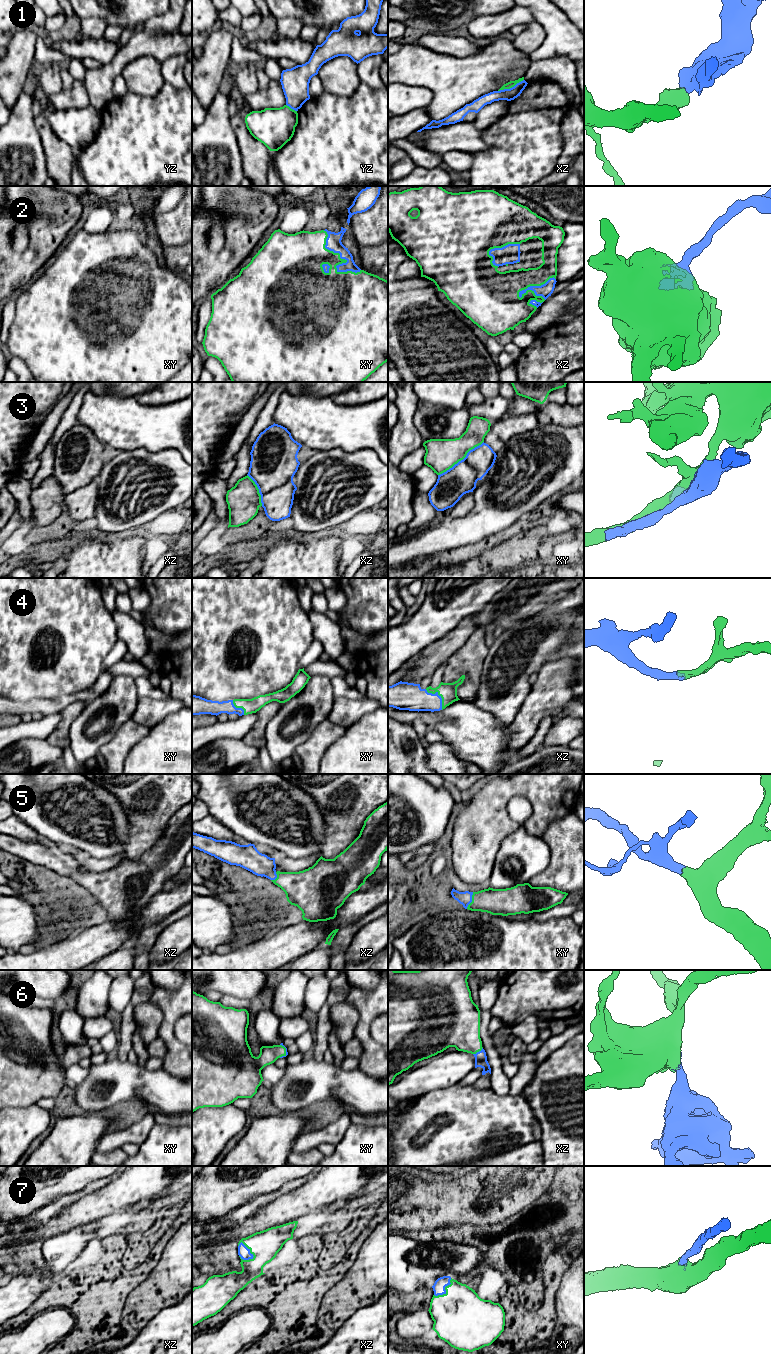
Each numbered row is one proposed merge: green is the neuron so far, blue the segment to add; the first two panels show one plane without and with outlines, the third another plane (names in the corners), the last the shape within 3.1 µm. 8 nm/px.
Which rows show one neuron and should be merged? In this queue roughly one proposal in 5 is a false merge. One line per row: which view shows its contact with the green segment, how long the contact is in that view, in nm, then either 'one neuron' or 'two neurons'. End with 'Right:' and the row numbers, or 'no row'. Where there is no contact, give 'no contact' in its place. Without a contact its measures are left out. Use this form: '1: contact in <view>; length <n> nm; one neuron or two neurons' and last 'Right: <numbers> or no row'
1: contact in xz; length 220 nm; two neurons
2: contact in xy; length 460 nm; one neuron
3: contact in xy; length 460 nm; one neuron
4: contact in xz; length 220 nm; one neuron
5: contact in xy; length 150 nm; one neuron
6: contact in xz; length 100 nm; one neuron
7: contact in xz; length 180 nm; one neuron
Right: 2, 3, 4, 5, 6, 7

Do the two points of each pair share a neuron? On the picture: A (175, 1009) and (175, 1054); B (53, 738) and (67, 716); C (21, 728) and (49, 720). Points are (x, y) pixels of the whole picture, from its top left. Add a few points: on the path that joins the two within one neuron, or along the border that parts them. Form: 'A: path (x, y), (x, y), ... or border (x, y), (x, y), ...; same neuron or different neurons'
A: path (169, 1020), (169, 1038), (172, 1043); same neuron
B: path (58, 733), (66, 721); same neuron
C: path (28, 728), (42, 727); same neuron

